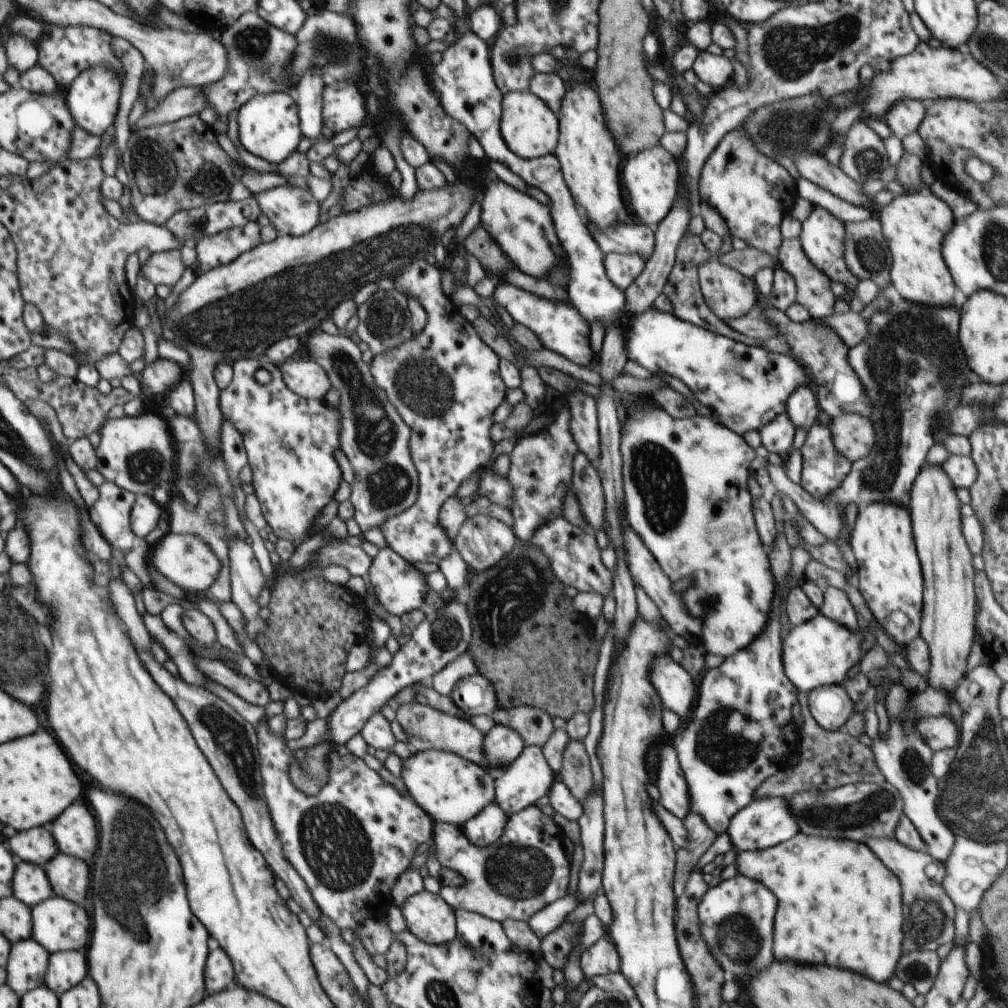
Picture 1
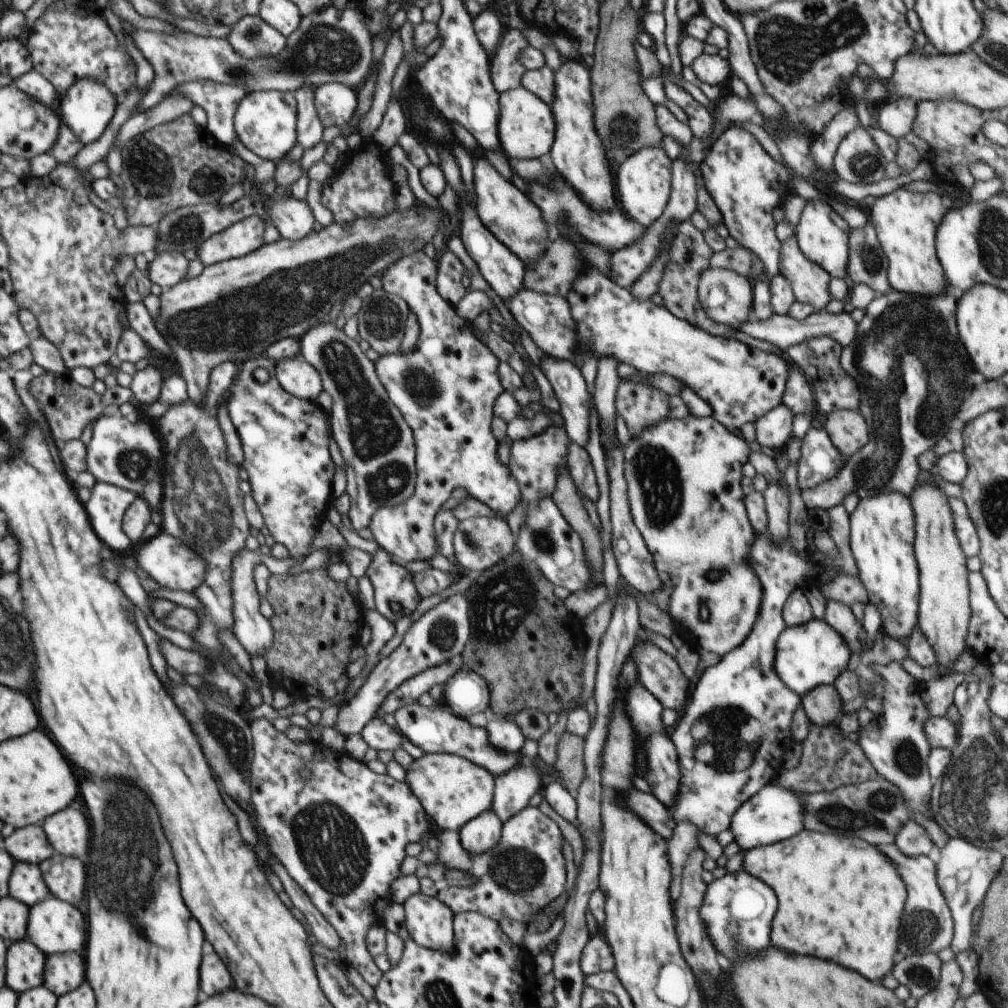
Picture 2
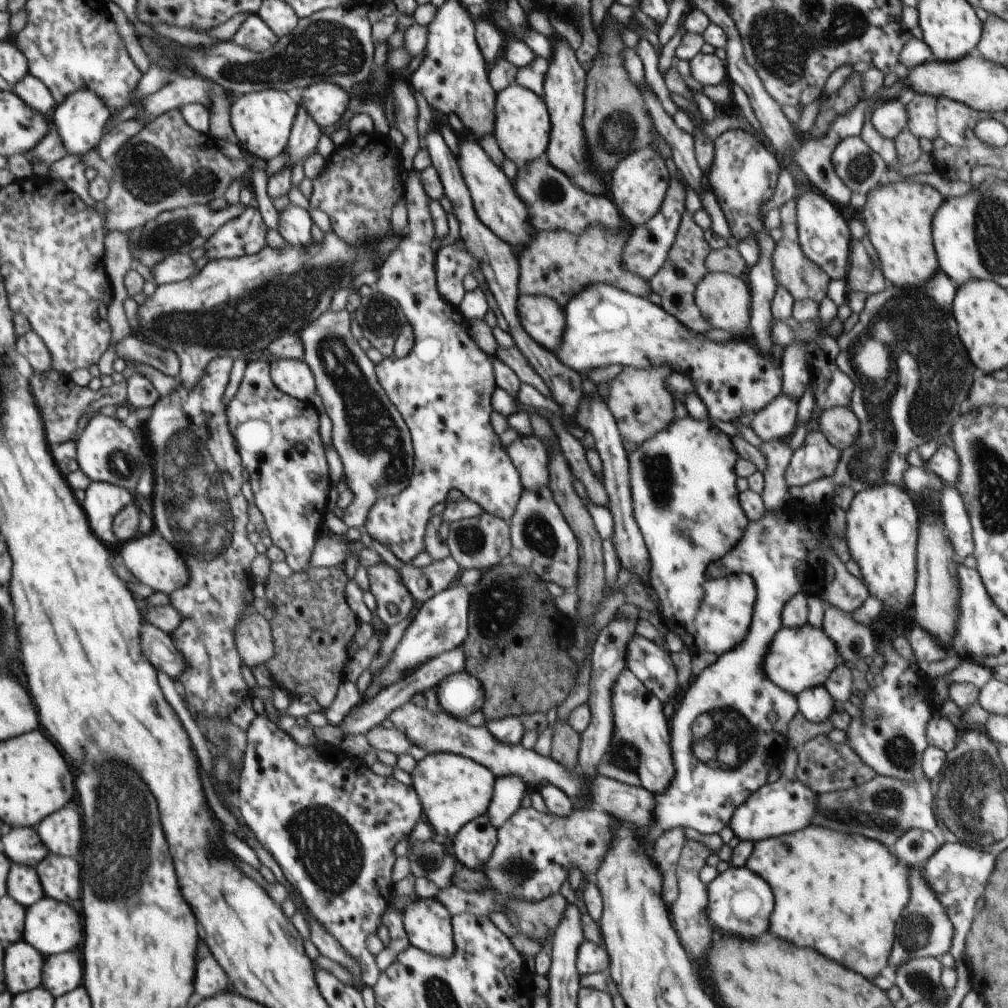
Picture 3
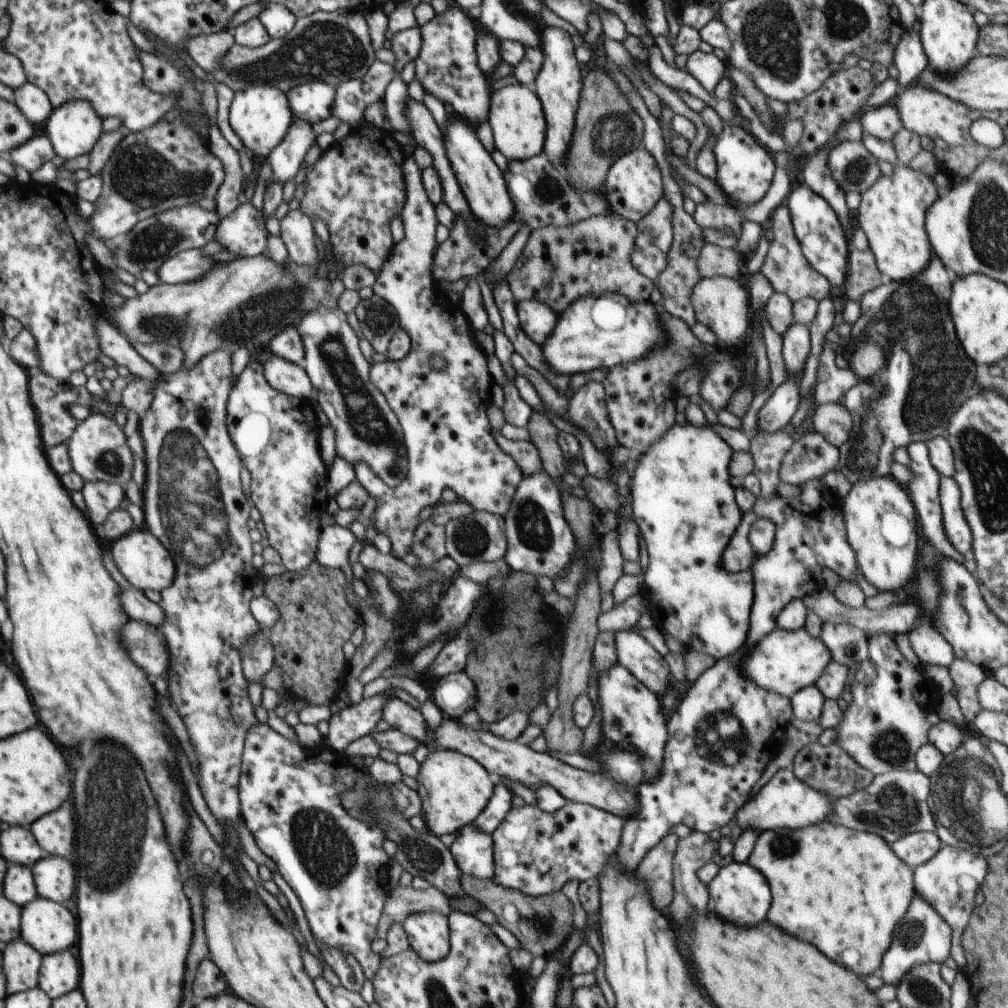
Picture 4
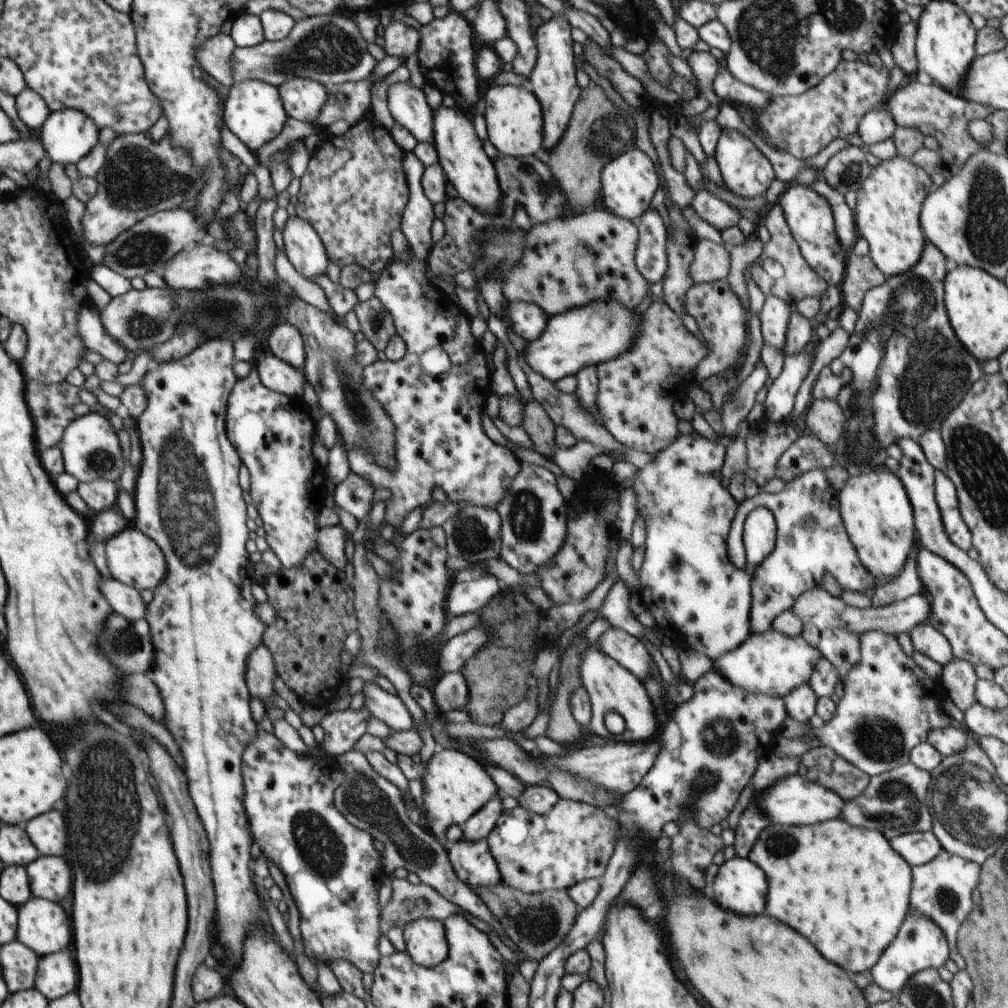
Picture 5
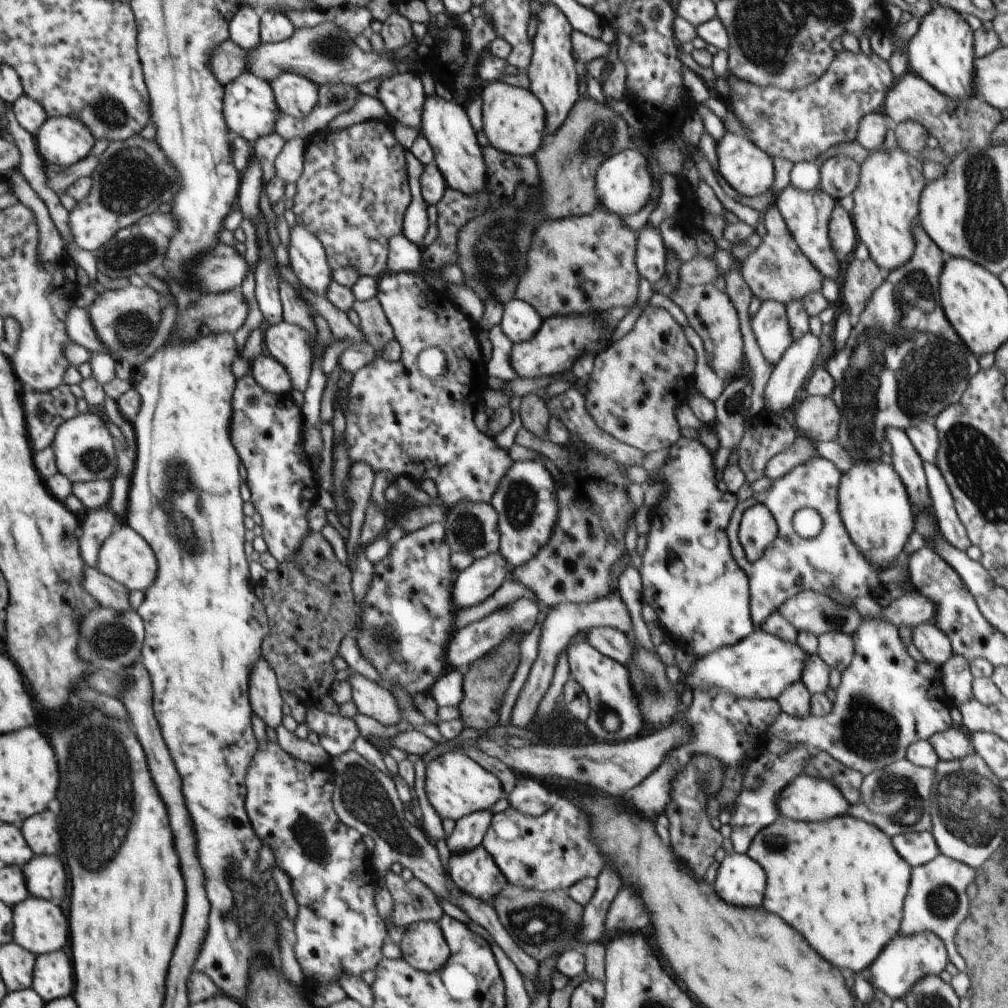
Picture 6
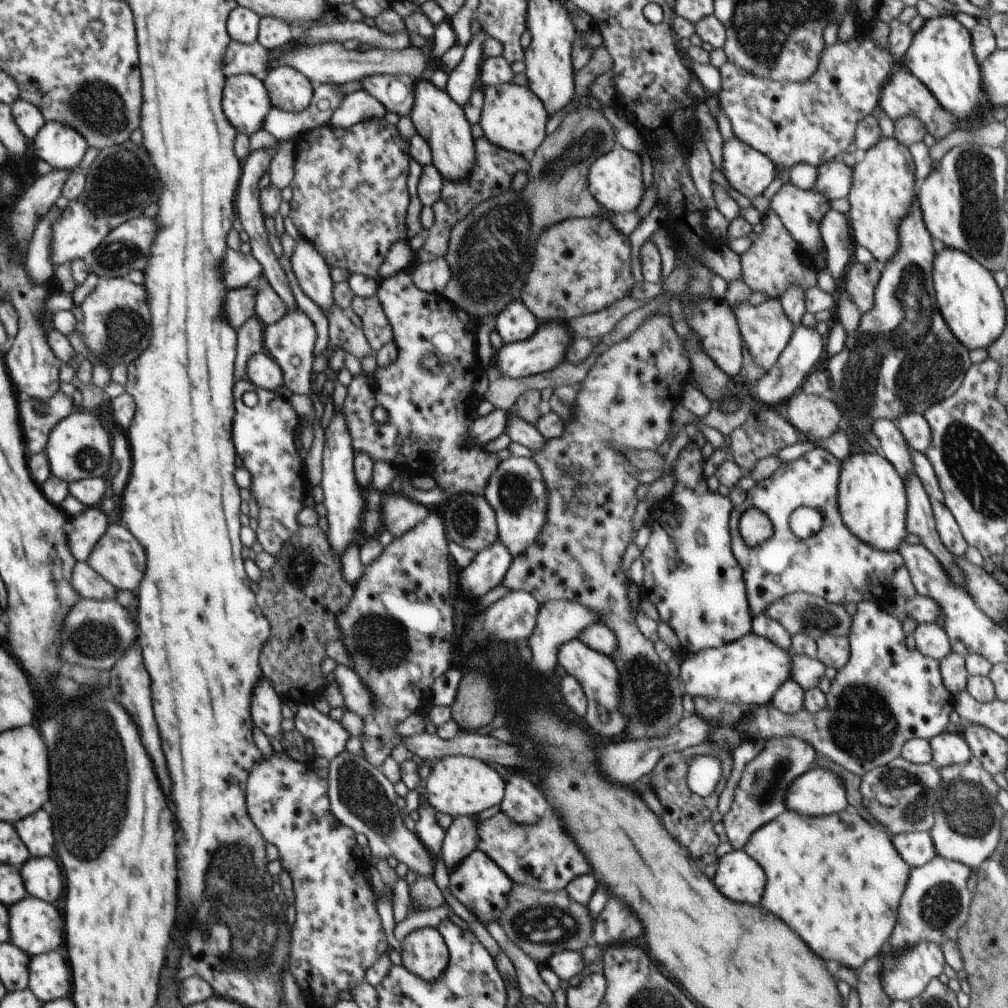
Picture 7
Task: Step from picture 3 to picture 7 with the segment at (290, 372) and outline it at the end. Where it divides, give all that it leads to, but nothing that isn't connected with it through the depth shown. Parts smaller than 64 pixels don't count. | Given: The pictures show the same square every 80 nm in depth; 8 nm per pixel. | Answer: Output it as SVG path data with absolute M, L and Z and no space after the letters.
M265 351L254 354L246 370L248 370L250 381L259 388L275 391L284 385L285 377L280 366Z

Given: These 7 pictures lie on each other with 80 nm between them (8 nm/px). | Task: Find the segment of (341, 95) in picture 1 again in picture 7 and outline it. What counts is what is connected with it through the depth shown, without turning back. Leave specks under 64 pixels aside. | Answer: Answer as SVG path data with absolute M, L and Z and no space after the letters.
M276 67L262 76L273 107L297 113L312 100L314 85L292 67Z

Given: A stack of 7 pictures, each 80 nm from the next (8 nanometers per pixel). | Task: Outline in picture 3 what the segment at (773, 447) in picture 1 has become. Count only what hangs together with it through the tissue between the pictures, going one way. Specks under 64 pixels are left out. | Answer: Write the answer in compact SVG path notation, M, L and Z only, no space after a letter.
M778 395L751 419L751 428L763 442L788 441L797 424L798 405L786 395Z

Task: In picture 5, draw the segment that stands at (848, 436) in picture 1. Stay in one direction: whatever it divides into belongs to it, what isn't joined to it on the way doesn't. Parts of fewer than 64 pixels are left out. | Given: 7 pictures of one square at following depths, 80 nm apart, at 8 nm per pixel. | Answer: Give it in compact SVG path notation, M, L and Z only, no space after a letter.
M828 398L812 399L805 412L806 427L812 436L828 447L838 443L844 432L846 417L836 401Z

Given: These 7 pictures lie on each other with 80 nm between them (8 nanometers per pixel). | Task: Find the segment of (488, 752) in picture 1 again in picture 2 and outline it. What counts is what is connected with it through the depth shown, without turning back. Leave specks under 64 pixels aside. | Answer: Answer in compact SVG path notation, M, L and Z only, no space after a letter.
M490 717L486 725L489 743L499 751L516 754L525 743L525 736L520 727L510 719L504 717Z

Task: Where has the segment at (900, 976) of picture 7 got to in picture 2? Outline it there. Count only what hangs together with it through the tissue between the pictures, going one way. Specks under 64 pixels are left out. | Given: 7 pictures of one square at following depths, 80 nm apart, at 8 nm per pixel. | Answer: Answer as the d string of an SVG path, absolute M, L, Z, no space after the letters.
M894 842L880 845L878 850L896 867L907 888L908 900L906 900L906 906L902 912L898 954L894 960L900 962L906 955L918 953L937 954L943 948L951 946L954 932L953 916L937 883L937 864L928 855L906 856Z

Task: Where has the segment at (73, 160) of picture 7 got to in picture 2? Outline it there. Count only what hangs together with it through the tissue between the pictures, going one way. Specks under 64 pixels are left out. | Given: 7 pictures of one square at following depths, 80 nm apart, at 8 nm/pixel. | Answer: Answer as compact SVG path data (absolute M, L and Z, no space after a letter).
M82 79L74 84L66 95L57 101L62 122L68 125L84 144L90 144L102 136L108 122L116 112L116 97L100 79Z

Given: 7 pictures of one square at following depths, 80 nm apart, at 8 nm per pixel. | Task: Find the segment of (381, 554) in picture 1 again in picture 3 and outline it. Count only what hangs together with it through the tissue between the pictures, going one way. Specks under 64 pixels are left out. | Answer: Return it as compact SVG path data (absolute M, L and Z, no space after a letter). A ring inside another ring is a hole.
M382 561L380 564L371 566L367 569L367 575L370 581L370 591L374 595L376 600L376 610L374 614L378 615L387 625L398 624L406 618L412 608L414 608L414 597L409 591L409 588L404 584L400 573L392 566L388 565L385 561ZM388 604L396 604L398 606L398 614L390 614L388 611Z

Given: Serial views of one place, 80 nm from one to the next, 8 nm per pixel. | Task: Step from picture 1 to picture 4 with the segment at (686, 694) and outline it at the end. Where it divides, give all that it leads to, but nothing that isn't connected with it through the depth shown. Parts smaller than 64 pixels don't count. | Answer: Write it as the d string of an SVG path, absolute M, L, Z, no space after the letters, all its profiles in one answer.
M634 628L615 632L618 663L652 692L670 689L671 670L666 659Z

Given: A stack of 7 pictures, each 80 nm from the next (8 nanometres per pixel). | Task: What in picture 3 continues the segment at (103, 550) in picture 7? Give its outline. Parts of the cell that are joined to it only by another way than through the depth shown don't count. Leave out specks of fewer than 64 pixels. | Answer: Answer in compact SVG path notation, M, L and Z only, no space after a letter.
M156 529L144 536L138 536L122 543L115 553L141 583L150 586L155 591L168 595L170 592L178 590L178 586L180 588L186 586L190 580L189 566L186 566L186 562L184 562L186 558L178 552L178 548L173 542L164 538Z

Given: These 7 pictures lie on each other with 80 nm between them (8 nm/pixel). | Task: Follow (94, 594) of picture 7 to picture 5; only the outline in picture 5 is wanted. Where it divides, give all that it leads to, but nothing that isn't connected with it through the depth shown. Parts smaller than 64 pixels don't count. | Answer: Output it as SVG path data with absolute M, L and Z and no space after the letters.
M106 580L106 598L110 608L114 604L114 608L118 608L118 614L126 616L128 620L138 620L146 616L146 602L142 600L140 591L133 586L126 586L118 580Z

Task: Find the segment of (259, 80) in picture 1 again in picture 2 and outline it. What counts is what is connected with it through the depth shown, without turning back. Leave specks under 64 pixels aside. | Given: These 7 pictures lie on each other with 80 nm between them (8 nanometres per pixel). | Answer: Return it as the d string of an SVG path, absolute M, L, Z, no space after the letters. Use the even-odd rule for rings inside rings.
M258 15L243 16L225 38L243 59L269 59L286 48L287 37ZM196 81L182 83L178 88L179 95L190 97L198 106L207 112L207 127L210 134L223 145L233 144L235 128L233 123L240 101L250 93L240 83L222 84Z

